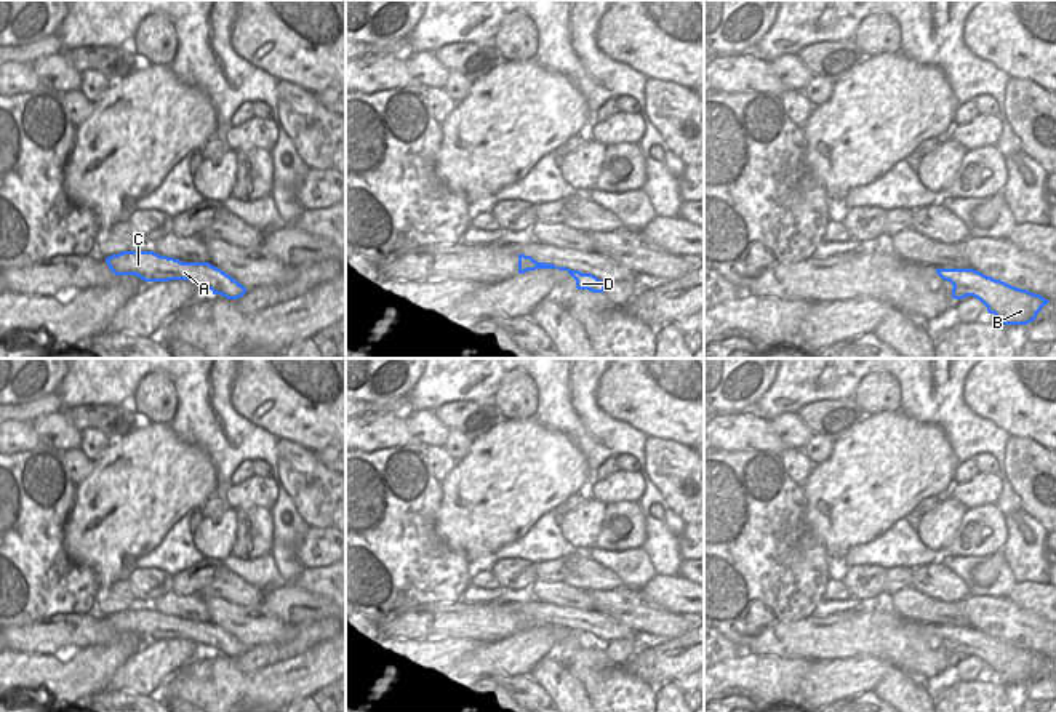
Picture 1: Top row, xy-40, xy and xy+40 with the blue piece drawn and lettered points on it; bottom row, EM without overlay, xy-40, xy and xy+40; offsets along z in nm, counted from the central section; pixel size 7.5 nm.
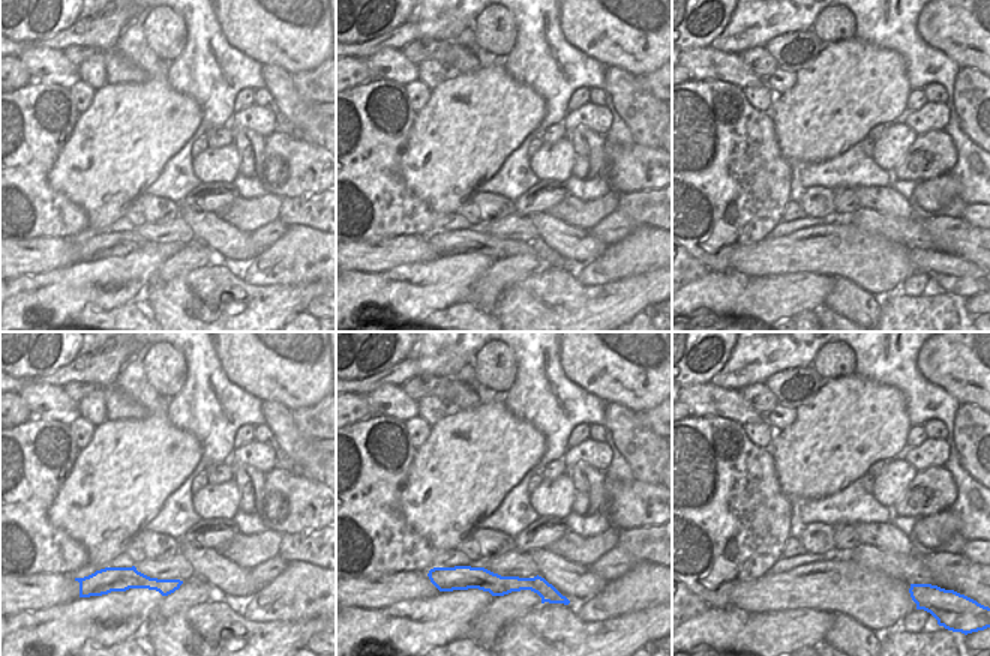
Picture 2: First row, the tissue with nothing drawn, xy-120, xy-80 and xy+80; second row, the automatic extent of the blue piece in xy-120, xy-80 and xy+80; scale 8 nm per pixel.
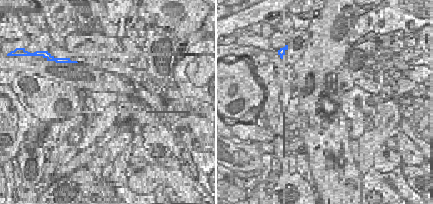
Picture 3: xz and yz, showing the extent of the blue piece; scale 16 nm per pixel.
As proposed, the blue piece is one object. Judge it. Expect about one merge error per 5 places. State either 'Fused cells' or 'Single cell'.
Single cell

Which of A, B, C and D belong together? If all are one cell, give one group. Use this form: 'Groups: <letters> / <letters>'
Groups: A B C D

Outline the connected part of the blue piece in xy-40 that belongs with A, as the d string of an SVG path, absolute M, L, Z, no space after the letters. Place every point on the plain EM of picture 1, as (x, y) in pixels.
M122 610L106 616L115 634L136 634L144 640L189 638L227 658L238 658L246 646L210 621L182 621L154 610Z

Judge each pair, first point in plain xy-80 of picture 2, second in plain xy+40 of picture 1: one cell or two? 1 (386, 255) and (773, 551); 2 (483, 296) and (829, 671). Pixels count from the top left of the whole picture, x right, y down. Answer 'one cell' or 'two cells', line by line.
1: two cells
2: one cell

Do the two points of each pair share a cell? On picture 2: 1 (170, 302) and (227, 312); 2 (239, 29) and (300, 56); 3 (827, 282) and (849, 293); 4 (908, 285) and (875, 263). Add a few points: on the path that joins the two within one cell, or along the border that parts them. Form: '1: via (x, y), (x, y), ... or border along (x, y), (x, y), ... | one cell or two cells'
1: via (183, 305), (192, 306), (200, 312), (213, 312) | one cell
2: via (254, 29), (273, 29), (285, 41) | one cell
3: border along (837, 278), (822, 306) | two cells
4: border along (915, 272), (899, 290) | two cells

